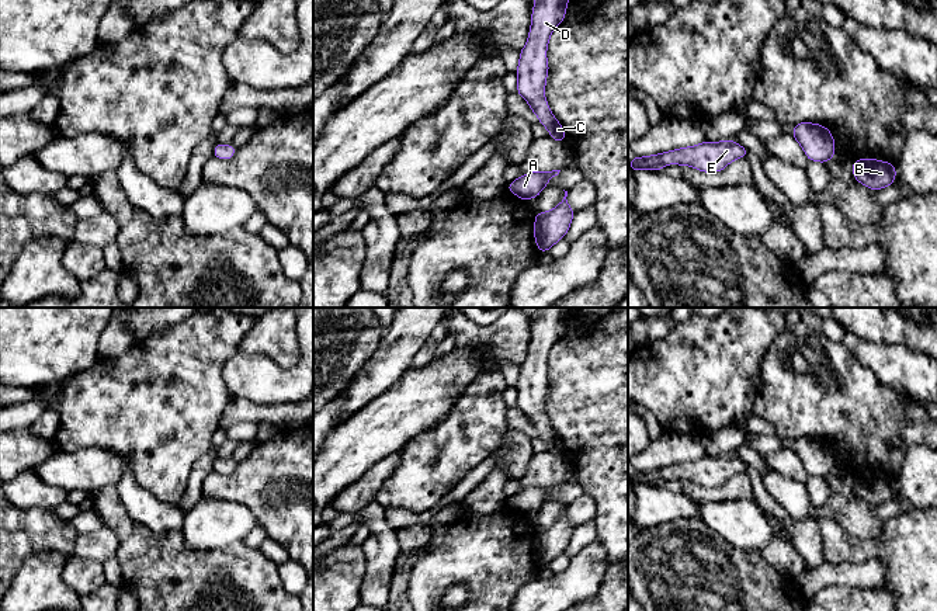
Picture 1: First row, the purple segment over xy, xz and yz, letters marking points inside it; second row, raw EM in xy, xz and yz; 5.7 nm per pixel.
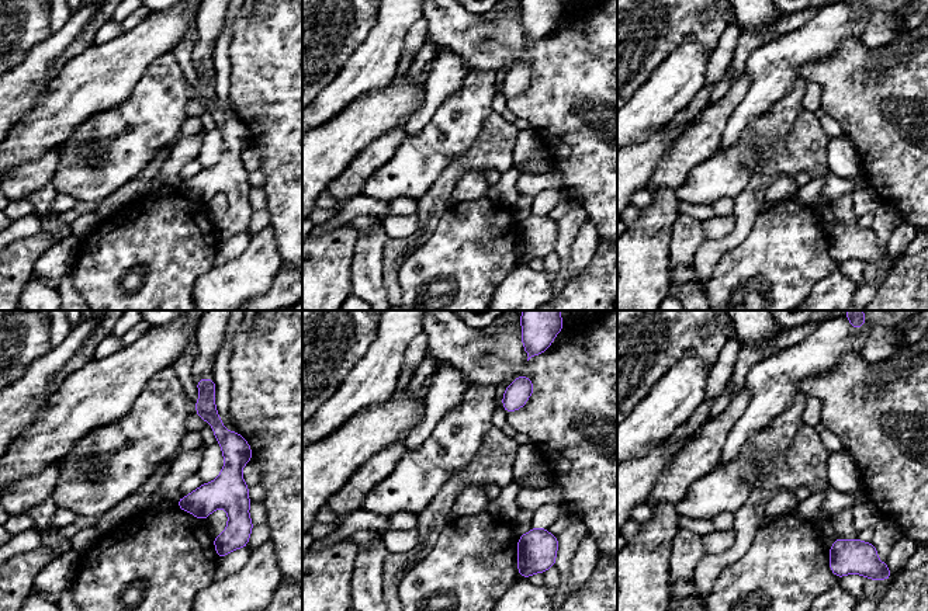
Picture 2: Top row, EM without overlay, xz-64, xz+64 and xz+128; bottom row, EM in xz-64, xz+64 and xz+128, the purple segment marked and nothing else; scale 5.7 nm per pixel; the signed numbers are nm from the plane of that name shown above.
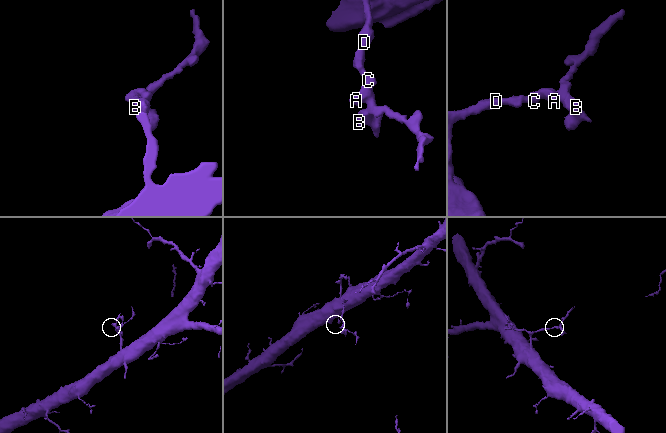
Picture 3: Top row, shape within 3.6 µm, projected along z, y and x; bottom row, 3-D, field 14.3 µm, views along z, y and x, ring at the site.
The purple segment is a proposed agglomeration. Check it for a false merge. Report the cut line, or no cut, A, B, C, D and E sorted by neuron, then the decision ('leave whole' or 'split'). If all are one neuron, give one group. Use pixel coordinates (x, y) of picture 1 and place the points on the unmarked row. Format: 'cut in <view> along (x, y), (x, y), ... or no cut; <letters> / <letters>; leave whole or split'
no cut; A B C D E; leave whole

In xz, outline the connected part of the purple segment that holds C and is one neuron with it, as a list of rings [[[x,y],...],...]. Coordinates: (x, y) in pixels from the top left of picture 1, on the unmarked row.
[[[538,308],[531,329],[527,360],[521,364],[517,389],[517,407],[530,419],[549,451],[565,458],[565,445],[552,430],[545,414],[546,389],[549,386],[546,362],[553,344],[563,336],[570,308]]]

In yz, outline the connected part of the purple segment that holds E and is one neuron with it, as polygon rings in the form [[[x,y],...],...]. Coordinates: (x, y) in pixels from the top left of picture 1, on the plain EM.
[[[732,454],[711,458],[704,455],[697,461],[681,462],[659,469],[636,472],[631,475],[631,485],[636,487],[641,483],[662,486],[667,479],[691,480],[700,486],[718,487],[730,476],[747,472],[747,464]]]

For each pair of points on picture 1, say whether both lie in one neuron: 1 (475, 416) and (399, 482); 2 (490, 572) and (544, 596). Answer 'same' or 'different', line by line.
1: same
2: different

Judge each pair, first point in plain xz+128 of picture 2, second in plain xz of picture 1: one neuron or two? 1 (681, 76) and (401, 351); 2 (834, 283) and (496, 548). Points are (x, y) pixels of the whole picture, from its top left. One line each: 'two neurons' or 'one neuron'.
1: one neuron
2: two neurons

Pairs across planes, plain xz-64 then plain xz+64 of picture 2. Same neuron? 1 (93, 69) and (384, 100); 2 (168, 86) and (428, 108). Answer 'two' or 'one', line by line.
1: one
2: two

